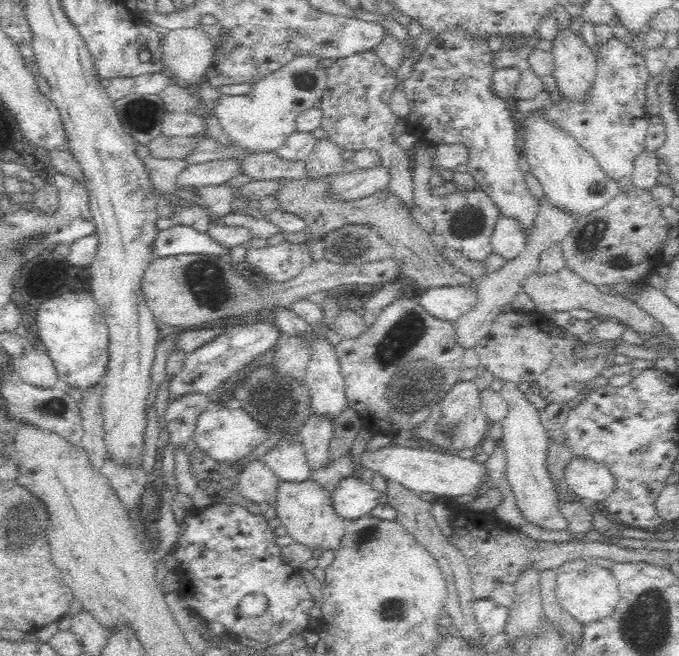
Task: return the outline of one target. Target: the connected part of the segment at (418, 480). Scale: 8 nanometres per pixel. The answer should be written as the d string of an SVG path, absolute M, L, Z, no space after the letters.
M389 444L379 449L364 450L359 454L358 464L356 464L356 473L366 472L366 469L372 471L373 474L378 473L386 482L390 481L402 485L404 489L412 491L414 494L420 495L422 492L430 492L430 494L434 494L434 496L438 498L451 498L464 494L474 495L476 488L478 488L478 486L484 482L484 478L486 478L485 466L476 464L474 460L464 460L464 458L459 458L458 454L444 453L419 445L404 448Z

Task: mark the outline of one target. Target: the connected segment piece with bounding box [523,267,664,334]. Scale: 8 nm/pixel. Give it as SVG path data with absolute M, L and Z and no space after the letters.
M568 267L560 269L553 275L531 274L524 283L523 292L530 296L536 305L536 310L548 318L559 312L570 312L576 309L588 310L592 313L618 319L622 324L630 325L636 332L646 332L646 334L656 334L663 329L663 325L657 322L652 316L648 316L637 307L635 302L624 299L618 295L611 295L604 292L595 284L586 282Z

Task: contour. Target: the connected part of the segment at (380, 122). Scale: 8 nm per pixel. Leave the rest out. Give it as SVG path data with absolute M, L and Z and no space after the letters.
M362 51L348 58L341 58L327 68L327 85L325 93L320 101L323 117L321 120L322 130L326 133L325 138L331 140L342 152L344 151L363 151L366 149L377 150L381 156L381 166L390 171L389 193L396 196L410 212L416 205L414 199L414 177L412 177L411 159L409 153L402 149L394 138L394 126L398 122L397 117L390 109L390 98L396 88L394 73L388 71L375 52Z

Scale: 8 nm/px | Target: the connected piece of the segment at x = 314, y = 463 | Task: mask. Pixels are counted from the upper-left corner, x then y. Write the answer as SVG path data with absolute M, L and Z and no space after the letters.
M312 412L304 422L302 422L302 426L296 430L296 435L298 435L299 440L302 442L302 446L305 450L305 457L307 464L310 466L311 471L321 469L327 467L329 465L329 460L327 460L326 456L328 456L328 446L333 433L333 419L329 416L322 416L321 414L316 414Z

